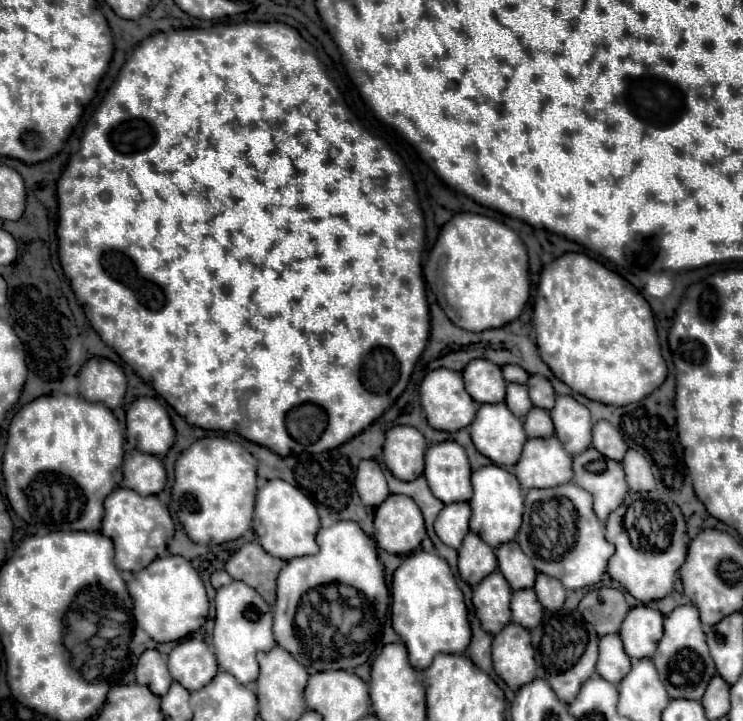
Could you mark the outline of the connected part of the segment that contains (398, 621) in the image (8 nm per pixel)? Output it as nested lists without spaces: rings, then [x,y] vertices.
[[[415,550],[401,562],[391,582],[391,622],[393,630],[403,638],[409,664],[415,670],[425,670],[441,652],[463,654],[471,640],[467,606],[447,560],[425,550]]]

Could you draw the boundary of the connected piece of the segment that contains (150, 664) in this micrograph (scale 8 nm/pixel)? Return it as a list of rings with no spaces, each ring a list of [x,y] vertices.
[[[145,650],[139,656],[137,668],[135,668],[135,678],[137,678],[137,684],[147,686],[157,696],[163,696],[173,682],[173,678],[169,676],[169,670],[167,670],[167,662],[157,650]]]

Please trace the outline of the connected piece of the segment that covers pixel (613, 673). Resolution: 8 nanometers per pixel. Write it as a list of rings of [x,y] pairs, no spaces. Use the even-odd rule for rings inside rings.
[[[605,634],[599,638],[599,660],[597,674],[611,684],[619,684],[629,672],[631,662],[623,650],[619,634]]]

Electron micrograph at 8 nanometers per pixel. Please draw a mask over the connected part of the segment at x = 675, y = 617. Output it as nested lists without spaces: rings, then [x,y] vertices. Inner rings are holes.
[[[693,604],[677,606],[671,614],[665,616],[663,630],[663,638],[659,640],[659,646],[653,656],[653,664],[661,676],[661,682],[665,684],[671,698],[701,700],[709,680],[715,674],[715,664],[705,642],[705,632],[701,628],[697,608]]]

